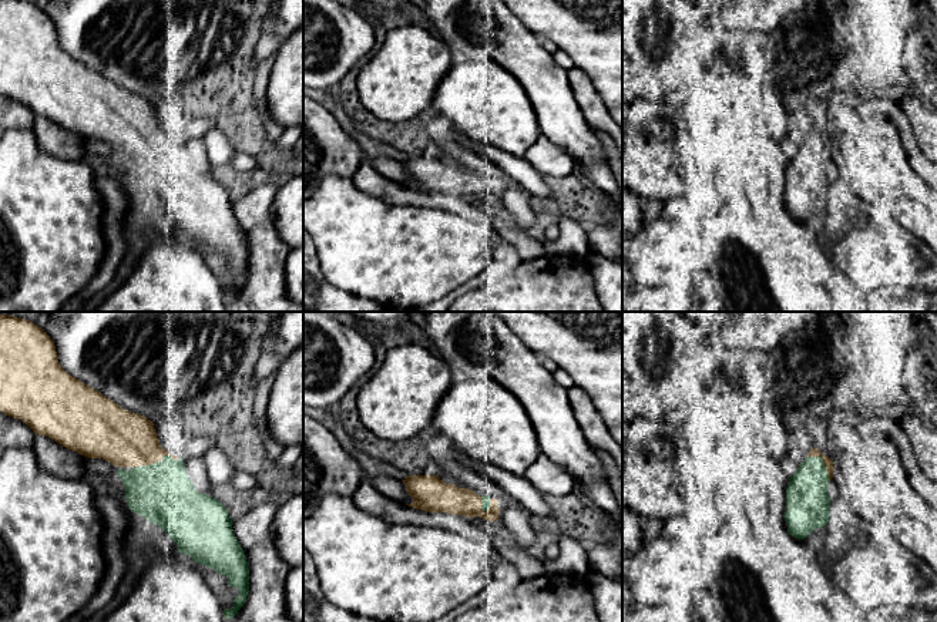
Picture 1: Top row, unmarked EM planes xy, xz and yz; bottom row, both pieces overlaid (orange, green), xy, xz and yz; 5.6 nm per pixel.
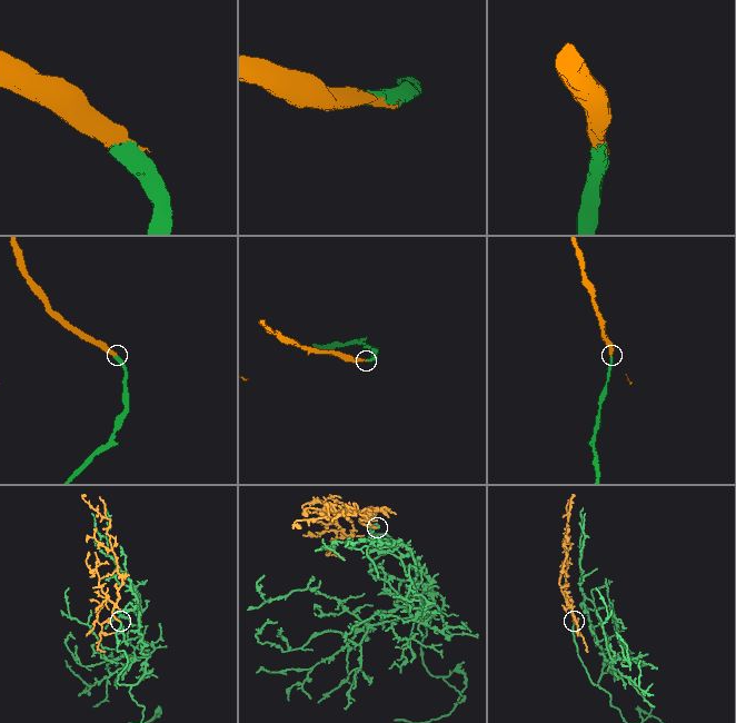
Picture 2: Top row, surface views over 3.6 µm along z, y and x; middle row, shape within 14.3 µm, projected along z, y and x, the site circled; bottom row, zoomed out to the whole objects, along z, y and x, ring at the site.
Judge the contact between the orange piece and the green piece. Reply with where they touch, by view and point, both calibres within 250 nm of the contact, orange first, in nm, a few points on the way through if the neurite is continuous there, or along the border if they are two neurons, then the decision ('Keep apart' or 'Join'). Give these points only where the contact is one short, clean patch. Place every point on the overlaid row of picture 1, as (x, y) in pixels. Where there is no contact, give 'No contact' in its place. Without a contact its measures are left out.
Touches orange at xy (155, 461). Thickness 320 nm (orange) against 340 nm. Join

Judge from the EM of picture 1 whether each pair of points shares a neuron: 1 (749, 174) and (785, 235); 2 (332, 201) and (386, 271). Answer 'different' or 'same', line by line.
1: same
2: same

